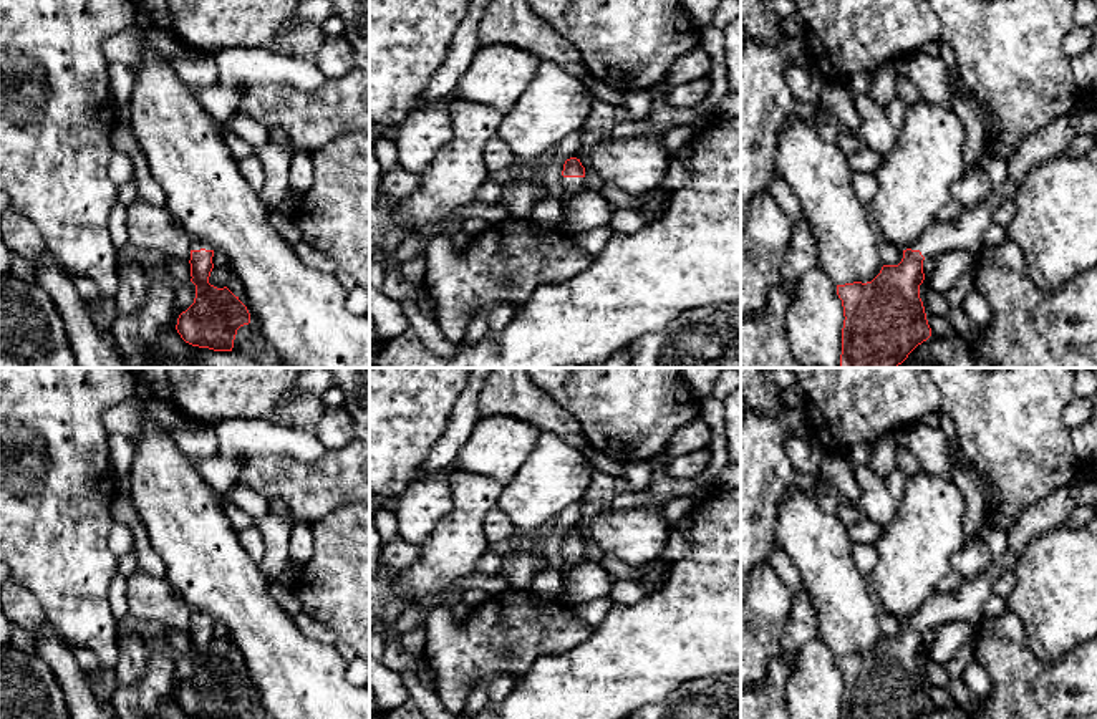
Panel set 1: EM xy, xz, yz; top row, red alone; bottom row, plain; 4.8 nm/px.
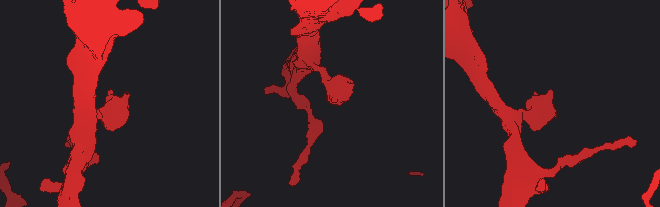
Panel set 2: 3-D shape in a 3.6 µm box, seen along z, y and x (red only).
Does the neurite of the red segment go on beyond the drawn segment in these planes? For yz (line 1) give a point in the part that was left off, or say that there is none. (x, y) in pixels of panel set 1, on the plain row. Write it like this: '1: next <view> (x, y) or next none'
1: next yz (965, 603)

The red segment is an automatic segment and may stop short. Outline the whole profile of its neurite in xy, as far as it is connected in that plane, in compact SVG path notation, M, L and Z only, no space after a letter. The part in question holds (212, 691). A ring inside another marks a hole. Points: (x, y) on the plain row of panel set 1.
M192 610L189 635L196 669L179 686L176 701L192 717L234 719L237 701L250 694L250 684L227 658L209 654L212 628L214 620L209 615Z

